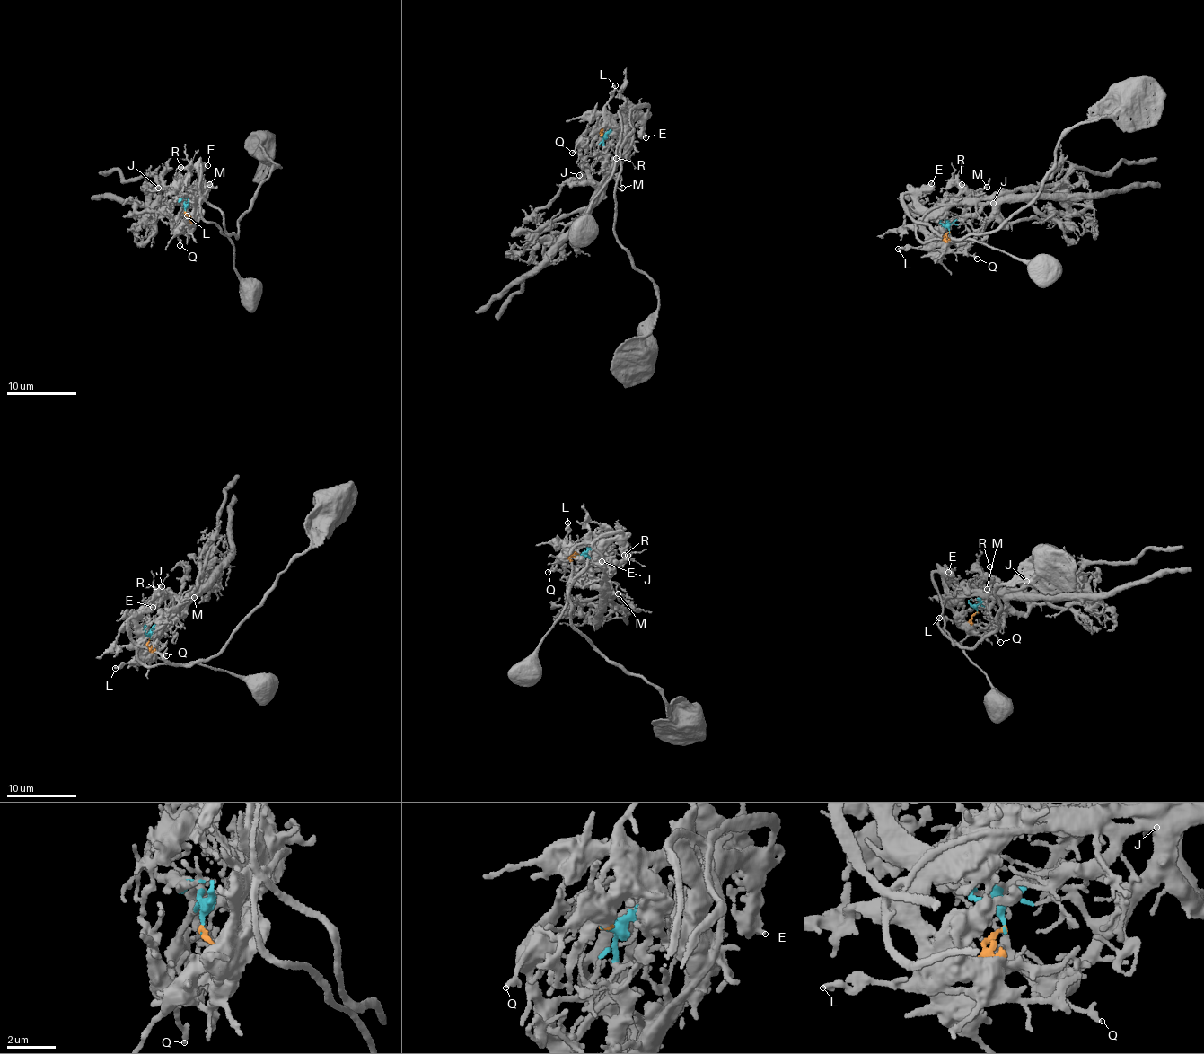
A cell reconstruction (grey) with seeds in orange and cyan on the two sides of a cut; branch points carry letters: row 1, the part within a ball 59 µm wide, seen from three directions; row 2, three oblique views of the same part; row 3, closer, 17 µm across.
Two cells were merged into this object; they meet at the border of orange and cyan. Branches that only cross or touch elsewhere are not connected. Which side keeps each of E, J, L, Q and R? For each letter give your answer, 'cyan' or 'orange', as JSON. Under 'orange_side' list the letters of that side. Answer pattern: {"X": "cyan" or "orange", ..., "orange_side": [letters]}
{"E": "orange", "J": "cyan", "L": "orange", "Q": "cyan", "R": "cyan", "orange_side": ["E", "L"]}

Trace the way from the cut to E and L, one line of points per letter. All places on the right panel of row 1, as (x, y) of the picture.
E: (950, 232), (938, 240), (926, 226), (925, 213), (917, 197), (931, 183)
L: (950, 232), (941, 240), (921, 247), (897, 249)

